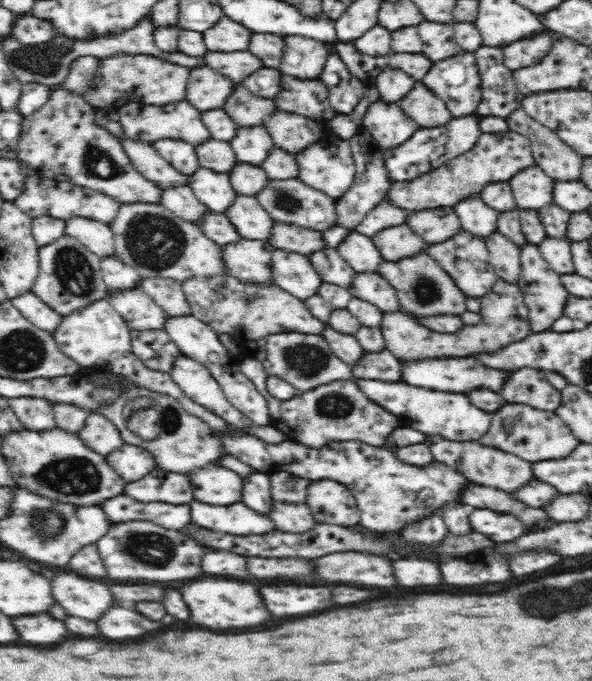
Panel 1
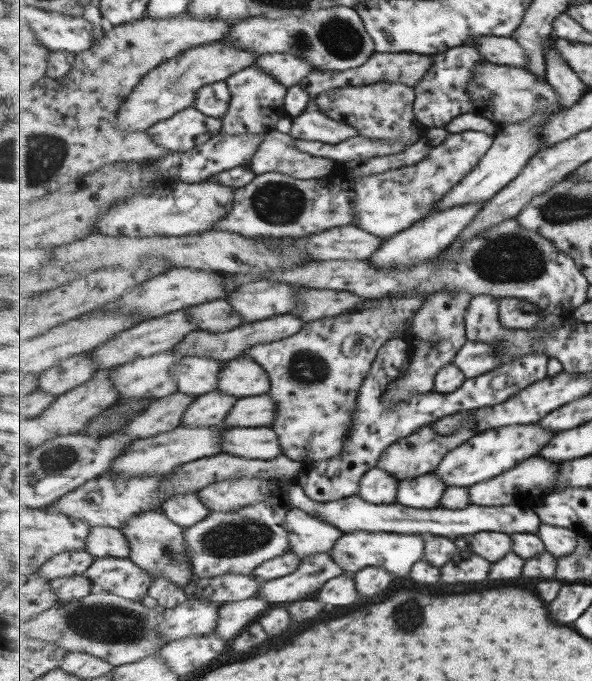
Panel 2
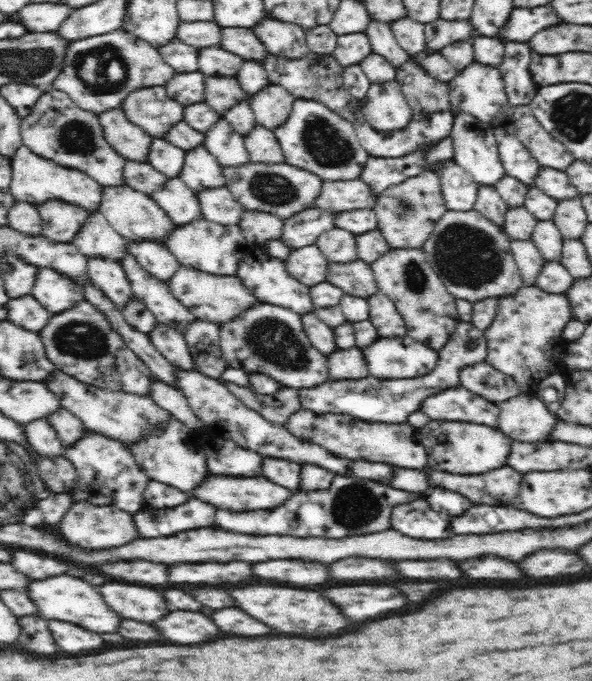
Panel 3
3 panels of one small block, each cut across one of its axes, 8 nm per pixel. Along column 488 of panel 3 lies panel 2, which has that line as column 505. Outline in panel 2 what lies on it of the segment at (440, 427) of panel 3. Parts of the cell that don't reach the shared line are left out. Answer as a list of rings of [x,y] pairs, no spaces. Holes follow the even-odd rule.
[[[537,424],[489,430],[489,432],[483,432],[483,434],[475,436],[473,440],[469,440],[467,444],[463,444],[463,446],[452,450],[445,456],[441,461],[441,466],[437,468],[437,476],[441,476],[441,480],[447,486],[467,486],[469,488],[477,482],[495,478],[501,472],[515,468],[521,460],[527,460],[527,458],[535,456],[549,440],[553,440],[553,434],[545,432]]]

